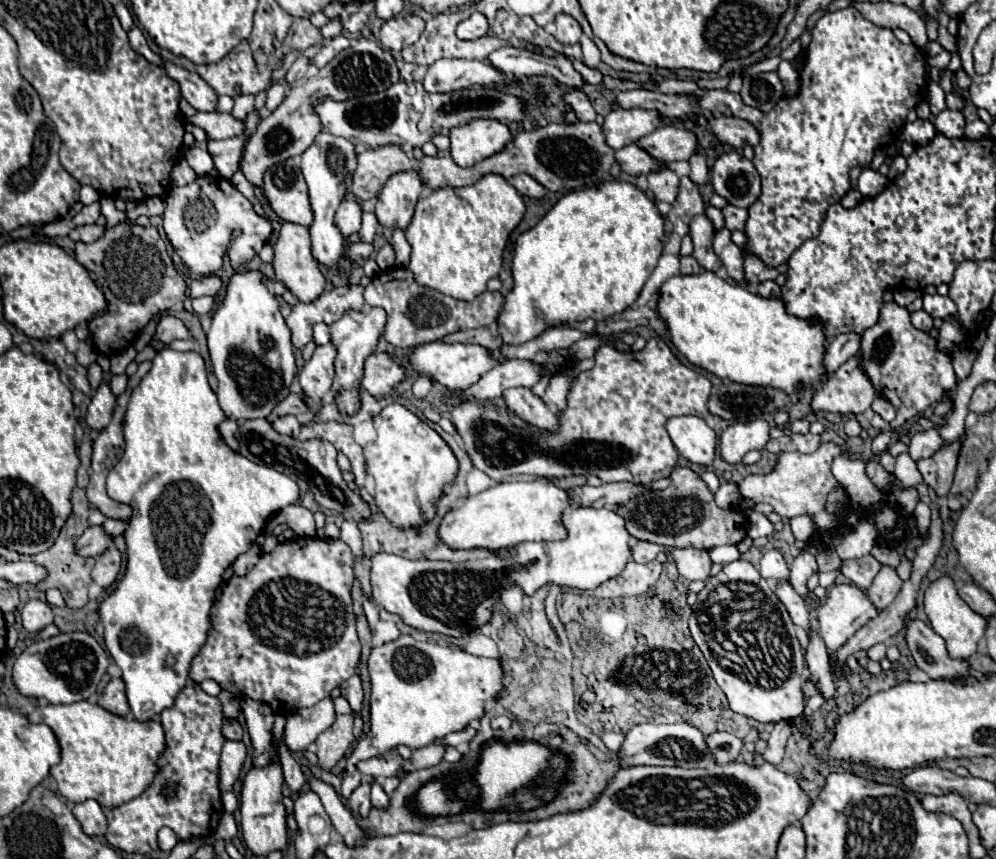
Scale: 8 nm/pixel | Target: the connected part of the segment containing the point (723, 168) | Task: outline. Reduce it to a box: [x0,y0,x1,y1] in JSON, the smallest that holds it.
[711,150,761,208]

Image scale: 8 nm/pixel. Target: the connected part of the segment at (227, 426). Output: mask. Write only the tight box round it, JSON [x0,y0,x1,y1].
[219,420,239,452]

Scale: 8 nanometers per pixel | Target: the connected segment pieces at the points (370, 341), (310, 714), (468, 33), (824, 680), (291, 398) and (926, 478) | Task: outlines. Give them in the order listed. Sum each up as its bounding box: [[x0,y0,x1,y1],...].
[[329,307,385,414],[285,698,333,752],[457,12,487,40],[805,630,835,700],[267,392,307,422],[917,436,963,498]]

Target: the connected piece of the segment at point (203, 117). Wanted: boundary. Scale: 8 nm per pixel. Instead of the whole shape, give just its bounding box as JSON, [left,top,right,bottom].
[189,112,243,140]

